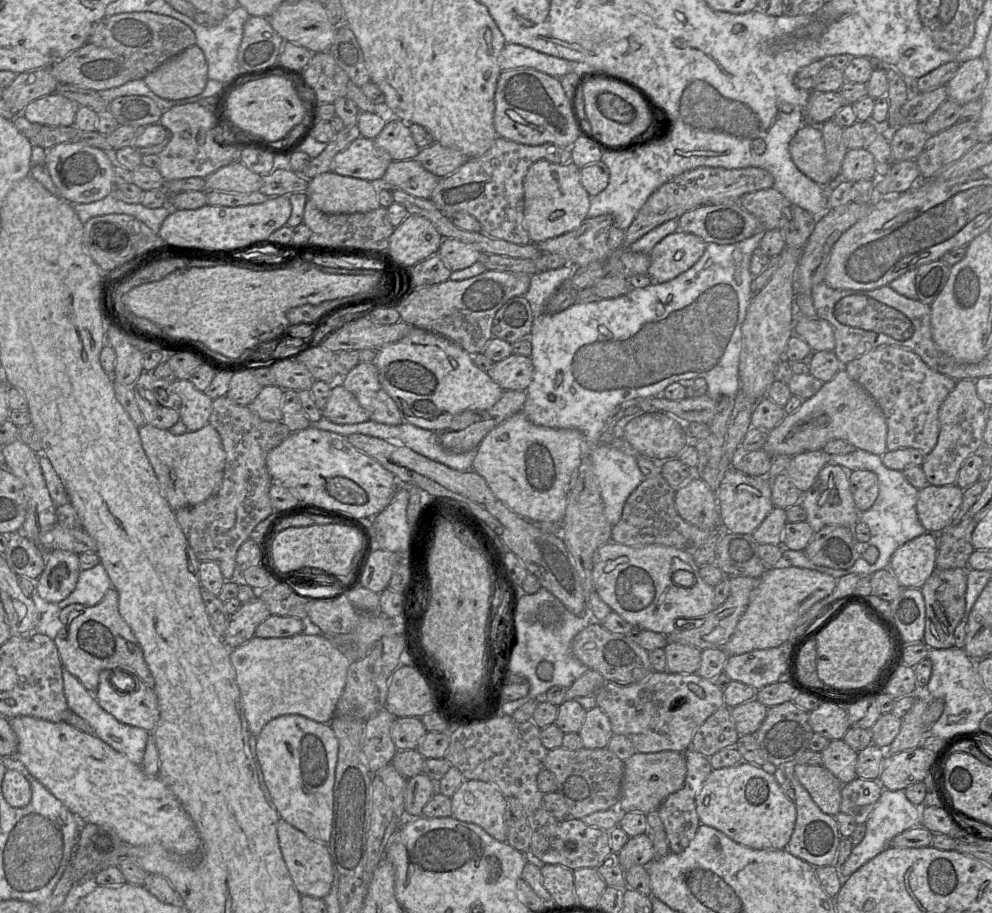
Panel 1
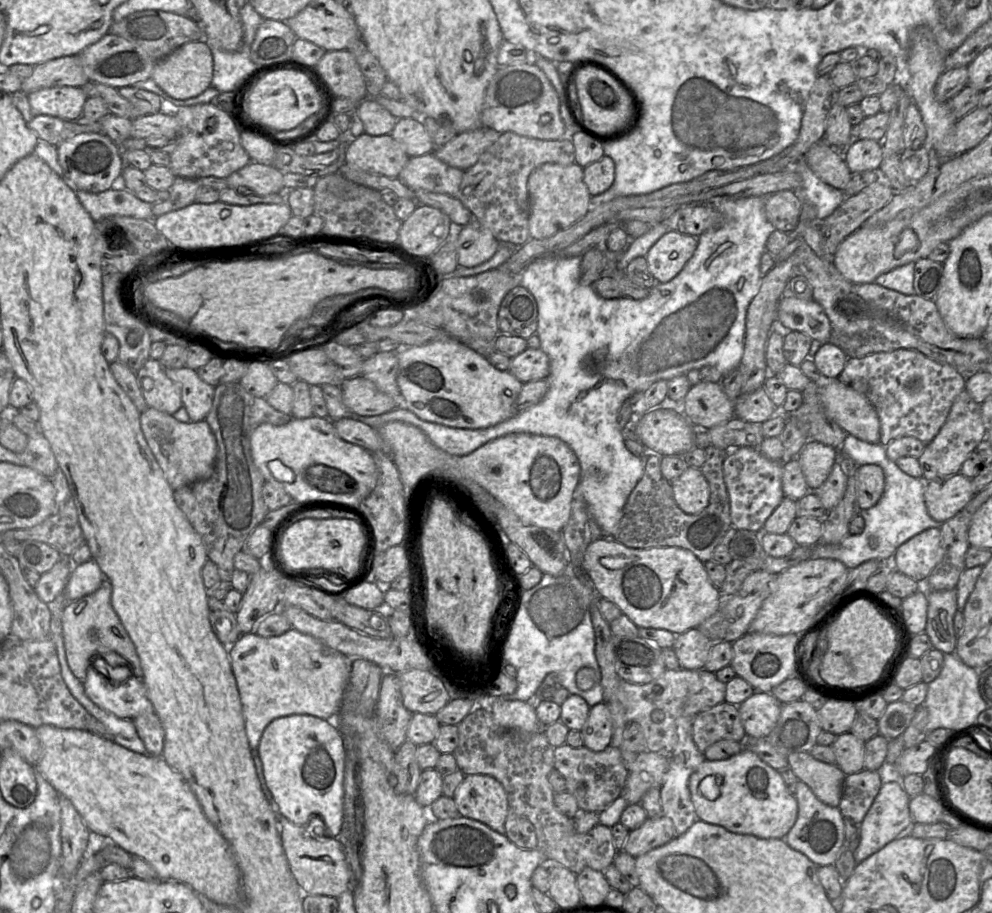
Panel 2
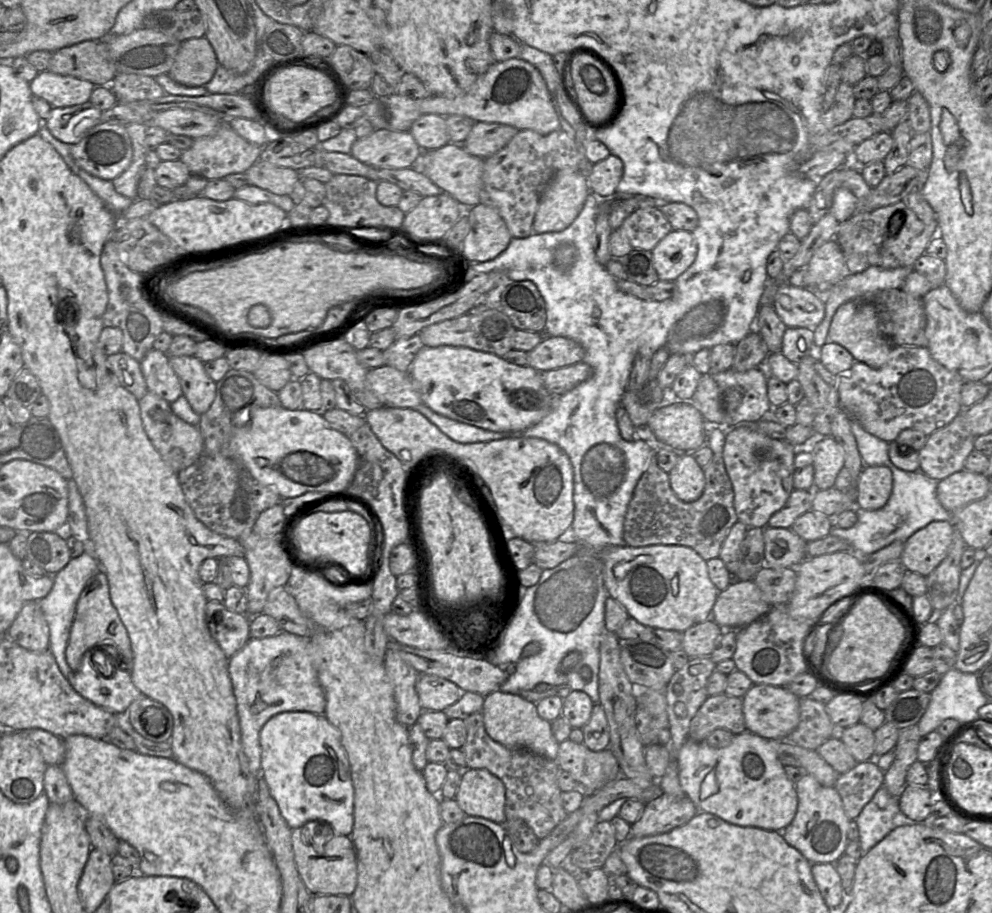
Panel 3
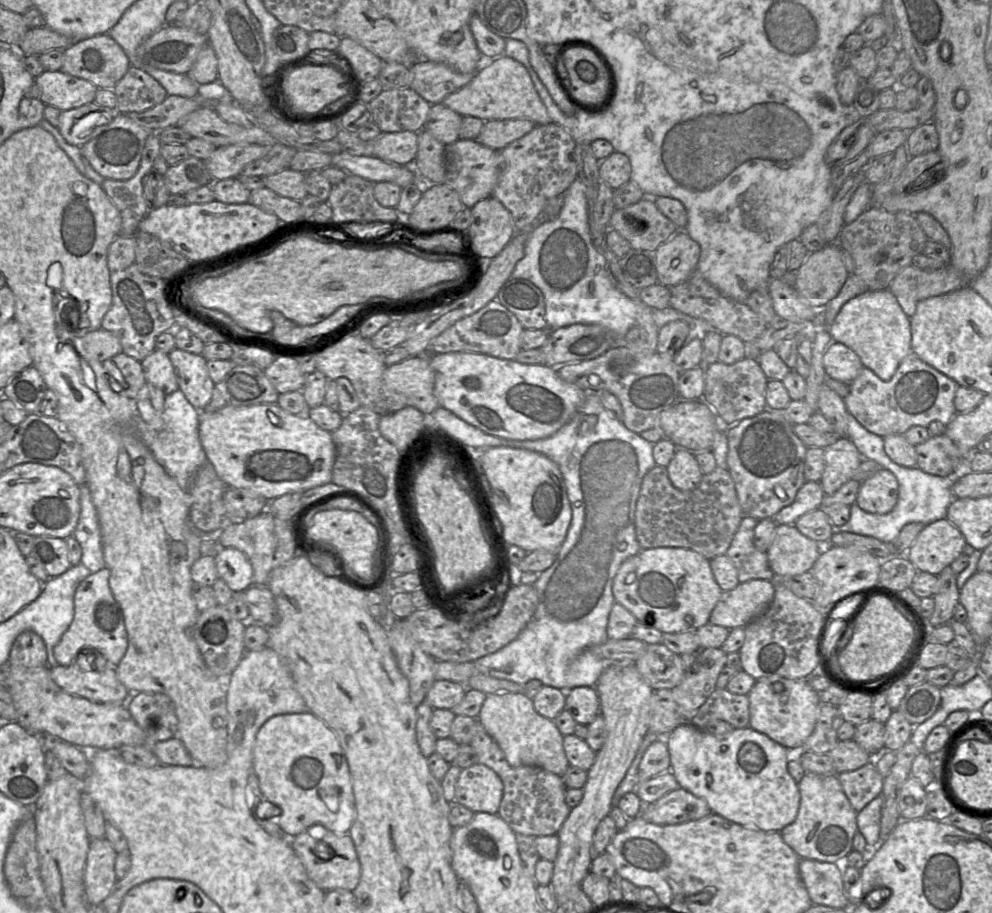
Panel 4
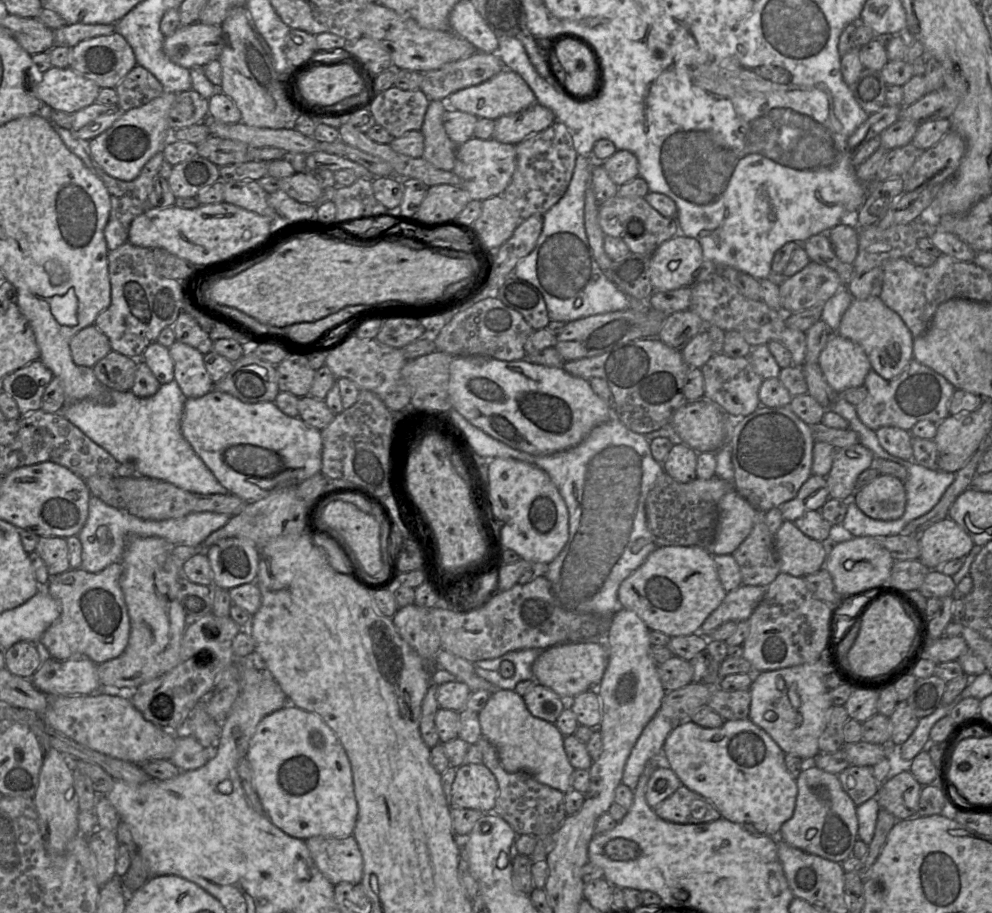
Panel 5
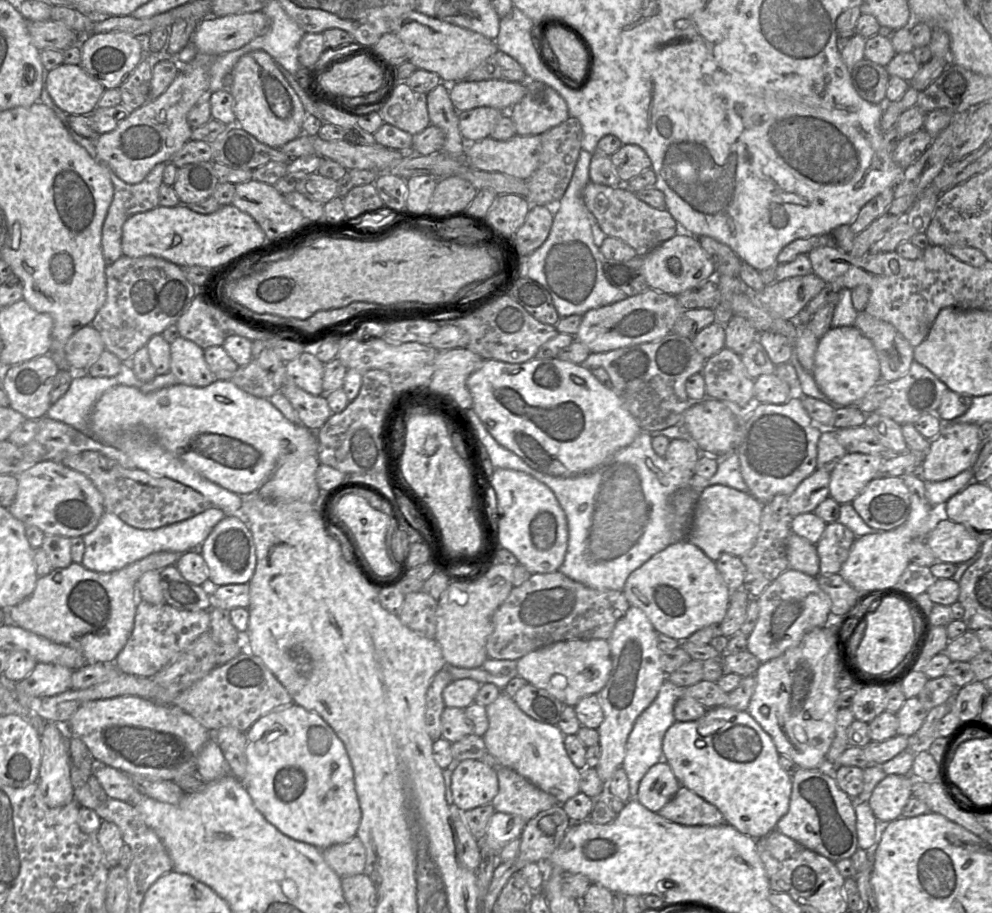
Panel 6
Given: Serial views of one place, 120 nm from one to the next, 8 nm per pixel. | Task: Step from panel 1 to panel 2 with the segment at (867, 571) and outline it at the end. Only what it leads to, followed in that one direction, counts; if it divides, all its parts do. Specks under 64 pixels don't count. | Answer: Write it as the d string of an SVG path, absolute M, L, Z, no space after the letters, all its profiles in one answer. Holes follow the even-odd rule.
M847 434L844 443L839 449L840 456L845 456L856 466L875 464L880 466L885 474L885 487L883 494L876 505L859 511L864 519L865 527L861 534L848 535L839 544L817 543L812 547L812 558L832 558L842 562L849 570L860 564L877 560L890 564L896 549L913 536L929 528L939 527L941 523L933 520L924 501L925 482L922 478L907 475L890 460L886 453L886 447L879 443L868 443Z

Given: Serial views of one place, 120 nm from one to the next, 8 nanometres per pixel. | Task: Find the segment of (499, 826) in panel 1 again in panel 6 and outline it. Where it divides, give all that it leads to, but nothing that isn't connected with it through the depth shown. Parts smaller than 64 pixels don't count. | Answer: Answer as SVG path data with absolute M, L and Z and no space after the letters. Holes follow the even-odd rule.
M480 760L461 761L452 774L456 811L465 812L492 803L499 791L496 771Z

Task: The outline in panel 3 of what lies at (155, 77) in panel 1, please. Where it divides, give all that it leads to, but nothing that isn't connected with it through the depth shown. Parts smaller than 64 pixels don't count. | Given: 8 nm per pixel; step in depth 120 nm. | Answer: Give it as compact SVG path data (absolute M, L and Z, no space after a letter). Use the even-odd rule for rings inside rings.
M206 37L191 38L181 43L168 75L185 86L204 86L217 67L215 52Z

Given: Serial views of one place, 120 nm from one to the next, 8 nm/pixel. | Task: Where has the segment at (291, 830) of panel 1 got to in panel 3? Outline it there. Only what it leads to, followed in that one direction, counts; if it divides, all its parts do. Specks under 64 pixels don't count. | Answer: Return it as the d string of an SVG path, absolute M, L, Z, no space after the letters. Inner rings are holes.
M294 828L291 832L294 859L299 875L307 888L314 895L346 895L351 897L357 886L357 858L352 839L348 835L321 833L324 829L311 829L309 839L300 839L304 828Z

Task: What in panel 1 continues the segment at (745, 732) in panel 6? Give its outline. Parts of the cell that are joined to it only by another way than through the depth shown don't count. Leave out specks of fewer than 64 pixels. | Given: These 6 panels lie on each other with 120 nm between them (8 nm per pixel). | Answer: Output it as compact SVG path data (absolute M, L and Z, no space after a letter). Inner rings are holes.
M745 761L713 769L695 799L701 824L713 827L753 849L785 849L794 830L797 809L777 782L771 768Z

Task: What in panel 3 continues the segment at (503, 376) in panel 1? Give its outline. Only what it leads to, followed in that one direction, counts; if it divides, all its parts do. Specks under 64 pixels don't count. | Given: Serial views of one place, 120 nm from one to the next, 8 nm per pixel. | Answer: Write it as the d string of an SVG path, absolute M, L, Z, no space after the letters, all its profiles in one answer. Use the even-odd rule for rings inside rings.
M548 336L528 352L527 365L544 372L581 362L584 356L584 348L576 341Z

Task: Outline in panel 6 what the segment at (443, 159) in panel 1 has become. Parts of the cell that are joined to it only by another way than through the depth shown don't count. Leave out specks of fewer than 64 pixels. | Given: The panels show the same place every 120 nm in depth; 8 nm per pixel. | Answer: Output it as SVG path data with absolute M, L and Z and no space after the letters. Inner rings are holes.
M526 80L524 97L510 110L516 135L541 135L569 118L565 100L549 85Z

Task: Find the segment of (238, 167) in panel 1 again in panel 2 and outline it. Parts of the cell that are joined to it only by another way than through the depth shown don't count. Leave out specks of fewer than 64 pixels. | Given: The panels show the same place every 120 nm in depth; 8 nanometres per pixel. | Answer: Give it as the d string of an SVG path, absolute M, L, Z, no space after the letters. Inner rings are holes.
M250 162L226 178L228 188L244 195L265 196L285 192L283 173L272 165Z

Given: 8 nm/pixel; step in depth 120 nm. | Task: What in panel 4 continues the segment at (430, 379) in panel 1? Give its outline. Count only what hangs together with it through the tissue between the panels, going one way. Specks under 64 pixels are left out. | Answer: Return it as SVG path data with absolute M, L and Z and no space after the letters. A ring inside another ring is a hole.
M472 352L429 354L439 405L488 435L538 440L561 429L583 404L587 392L560 378L557 368L521 364Z

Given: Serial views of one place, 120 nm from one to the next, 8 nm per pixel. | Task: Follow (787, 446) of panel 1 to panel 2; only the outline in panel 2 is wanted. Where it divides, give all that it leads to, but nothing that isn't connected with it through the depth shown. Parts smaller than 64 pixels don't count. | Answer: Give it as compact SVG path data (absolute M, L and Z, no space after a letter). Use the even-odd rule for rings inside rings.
M838 378L821 387L827 416L847 434L868 442L880 442L880 421L874 406L860 392Z

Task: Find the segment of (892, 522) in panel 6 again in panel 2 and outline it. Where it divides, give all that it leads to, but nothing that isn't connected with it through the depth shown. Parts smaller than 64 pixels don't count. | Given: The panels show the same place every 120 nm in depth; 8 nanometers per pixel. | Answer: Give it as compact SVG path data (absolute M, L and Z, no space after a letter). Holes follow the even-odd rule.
M875 464L856 467L857 503L859 511L867 510L878 503L885 487L883 469Z

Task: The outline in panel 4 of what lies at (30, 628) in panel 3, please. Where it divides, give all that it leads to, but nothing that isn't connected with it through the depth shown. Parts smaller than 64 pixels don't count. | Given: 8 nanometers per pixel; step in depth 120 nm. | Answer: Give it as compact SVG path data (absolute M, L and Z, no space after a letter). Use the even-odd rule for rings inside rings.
M25 631L15 639L8 663L12 666L37 668L47 666L47 659L47 649L43 639L33 631Z

